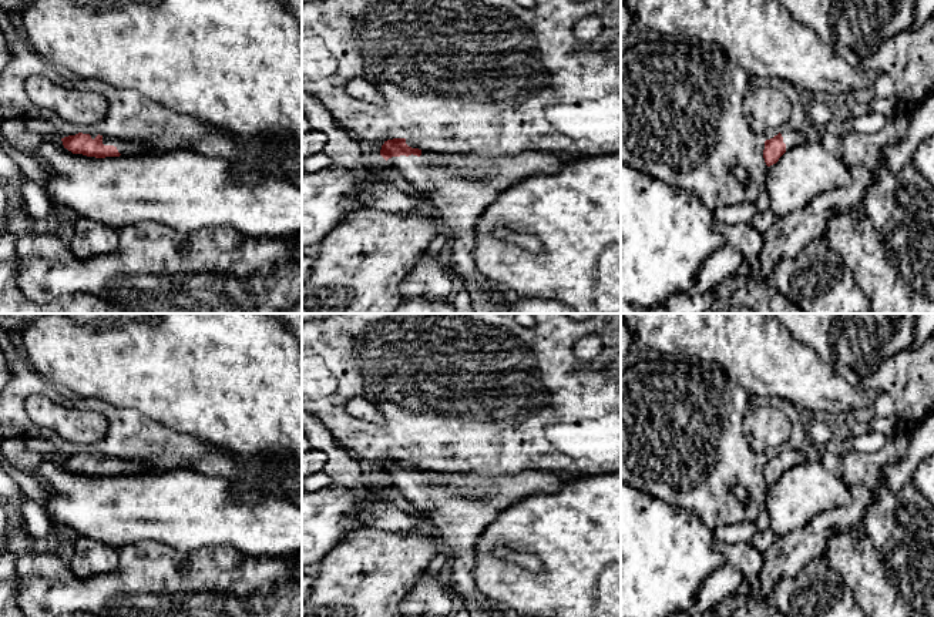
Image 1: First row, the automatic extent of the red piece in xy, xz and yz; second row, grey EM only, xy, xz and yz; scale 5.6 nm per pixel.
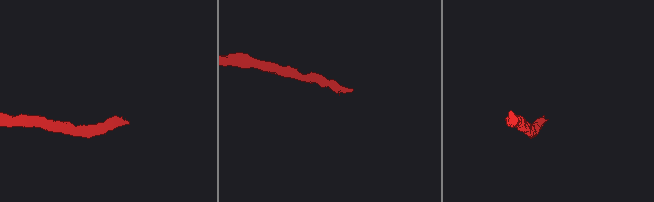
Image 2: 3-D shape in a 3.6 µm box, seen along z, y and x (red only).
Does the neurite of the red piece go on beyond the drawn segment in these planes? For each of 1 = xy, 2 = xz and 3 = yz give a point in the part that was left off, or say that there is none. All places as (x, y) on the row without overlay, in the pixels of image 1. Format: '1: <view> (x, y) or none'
1: xy (124, 466)
2: xz (457, 507)
3: yz (790, 456)

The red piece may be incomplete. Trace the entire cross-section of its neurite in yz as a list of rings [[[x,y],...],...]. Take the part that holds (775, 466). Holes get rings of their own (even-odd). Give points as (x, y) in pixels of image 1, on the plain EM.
[[[804,446],[799,449],[783,447],[777,455],[765,460],[763,477],[766,484],[776,483],[787,469],[803,462],[806,462]]]

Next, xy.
[[[83,449],[75,455],[61,457],[64,467],[73,473],[83,473],[87,476],[105,477],[131,475],[145,469],[147,462],[125,460],[115,456],[100,455],[97,452],[88,452]]]

